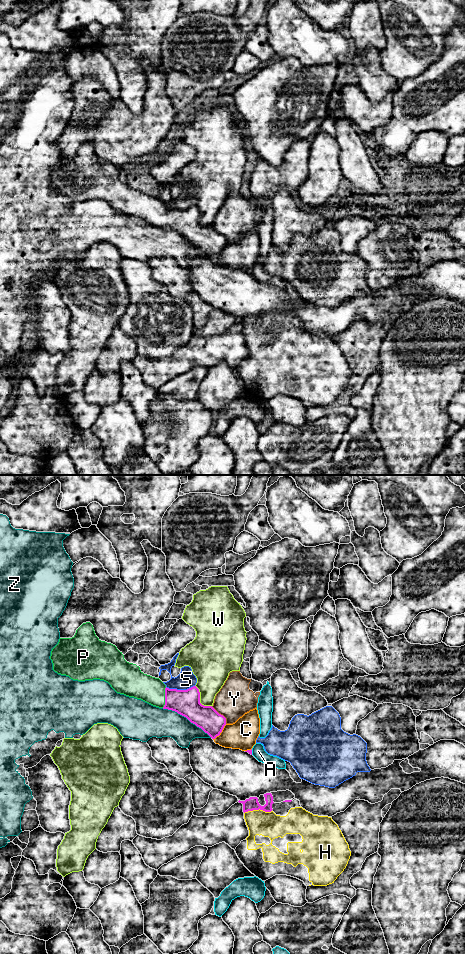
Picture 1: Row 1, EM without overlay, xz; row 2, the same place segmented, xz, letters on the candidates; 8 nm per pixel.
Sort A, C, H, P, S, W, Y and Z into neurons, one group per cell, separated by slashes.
A / C / H P / S / W / Y / Z

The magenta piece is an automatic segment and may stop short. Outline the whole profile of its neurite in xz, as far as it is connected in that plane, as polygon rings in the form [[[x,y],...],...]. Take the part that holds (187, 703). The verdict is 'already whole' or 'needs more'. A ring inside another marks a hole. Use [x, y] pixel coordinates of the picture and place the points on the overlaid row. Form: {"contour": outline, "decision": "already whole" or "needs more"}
{"contour": [[[90,622],[83,623],[72,638],[60,638],[50,659],[58,674],[78,681],[104,680],[117,693],[177,712],[212,739],[226,725],[223,715],[200,703],[196,686],[187,690],[167,688],[159,678],[144,674],[139,666],[127,662],[115,645],[101,641]]], "decision": "needs more"}

